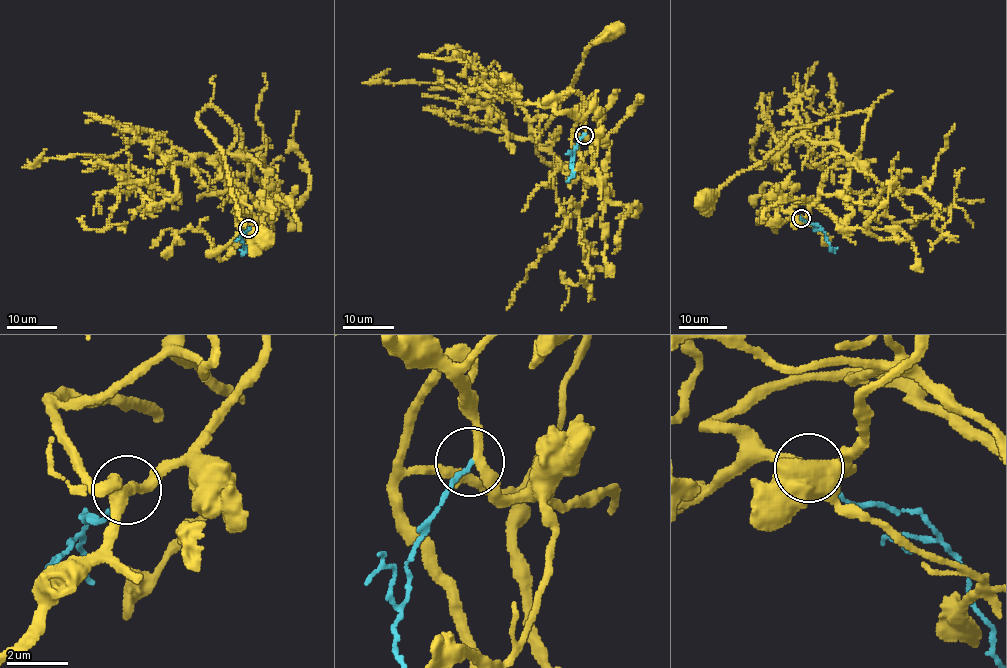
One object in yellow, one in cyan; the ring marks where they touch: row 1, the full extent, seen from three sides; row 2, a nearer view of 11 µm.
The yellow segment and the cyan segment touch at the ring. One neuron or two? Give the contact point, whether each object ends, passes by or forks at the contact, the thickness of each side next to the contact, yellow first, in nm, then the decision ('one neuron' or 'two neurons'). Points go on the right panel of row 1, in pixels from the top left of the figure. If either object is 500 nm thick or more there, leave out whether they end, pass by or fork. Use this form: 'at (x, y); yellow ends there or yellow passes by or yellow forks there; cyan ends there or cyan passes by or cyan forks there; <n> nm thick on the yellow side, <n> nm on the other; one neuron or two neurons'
at (801, 218); yellow passes by; cyan ends there; 320 nm thick on the yellow side, 120 nm on the other; two neurons

